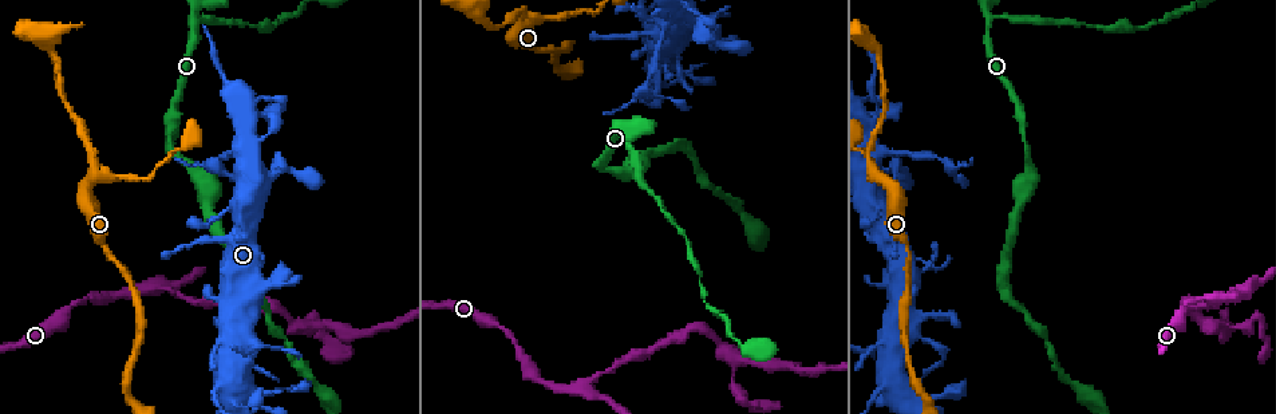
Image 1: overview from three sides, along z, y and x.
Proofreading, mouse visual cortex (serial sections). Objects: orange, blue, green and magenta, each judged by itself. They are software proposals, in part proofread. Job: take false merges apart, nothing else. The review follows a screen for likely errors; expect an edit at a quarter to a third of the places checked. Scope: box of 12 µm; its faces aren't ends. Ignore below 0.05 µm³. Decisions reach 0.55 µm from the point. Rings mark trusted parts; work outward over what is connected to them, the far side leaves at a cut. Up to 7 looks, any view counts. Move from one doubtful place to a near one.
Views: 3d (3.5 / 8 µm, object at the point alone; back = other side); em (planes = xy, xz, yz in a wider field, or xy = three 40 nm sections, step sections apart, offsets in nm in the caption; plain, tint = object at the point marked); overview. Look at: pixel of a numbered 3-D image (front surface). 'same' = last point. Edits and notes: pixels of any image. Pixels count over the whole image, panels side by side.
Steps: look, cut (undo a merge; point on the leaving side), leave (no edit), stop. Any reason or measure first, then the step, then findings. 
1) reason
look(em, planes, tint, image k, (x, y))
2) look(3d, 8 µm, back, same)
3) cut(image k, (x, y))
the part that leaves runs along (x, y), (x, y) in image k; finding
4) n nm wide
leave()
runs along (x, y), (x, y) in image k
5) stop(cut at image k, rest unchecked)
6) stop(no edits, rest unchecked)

branch point
look(3d, 3.5 µm, image 1, (150, 288))

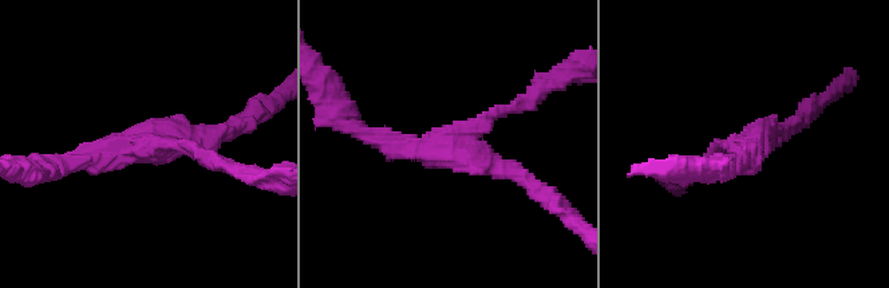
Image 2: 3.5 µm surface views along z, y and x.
shape alone is not enough
look(em, xy, step 1, tint, image 2, (454, 148))

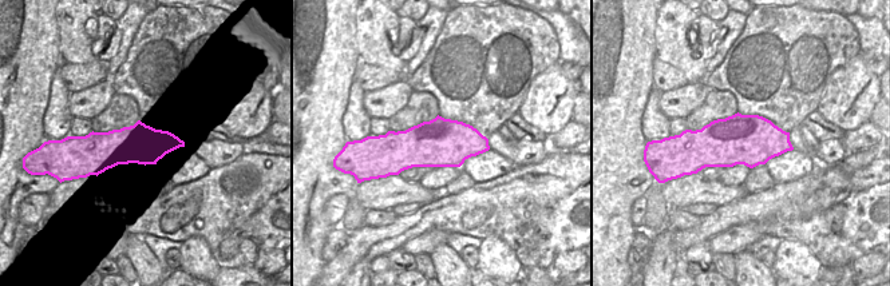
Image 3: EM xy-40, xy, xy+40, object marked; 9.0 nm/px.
cut(image 2, (518, 103))
the part that leaves runs along (473, 133), (575, 71) in image 2; a second cell is stuck on

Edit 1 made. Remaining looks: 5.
side arm on a straight run
look(3d, 3.5 µm, image 1, (526, 19))

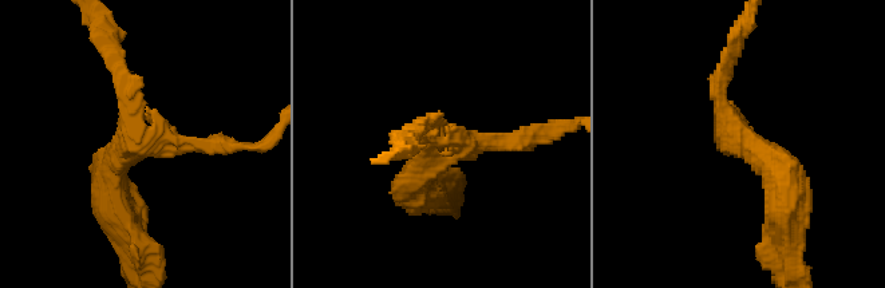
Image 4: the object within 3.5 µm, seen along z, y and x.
now the EM
look(em, xy, step 3, tint, image 4, (129, 143))

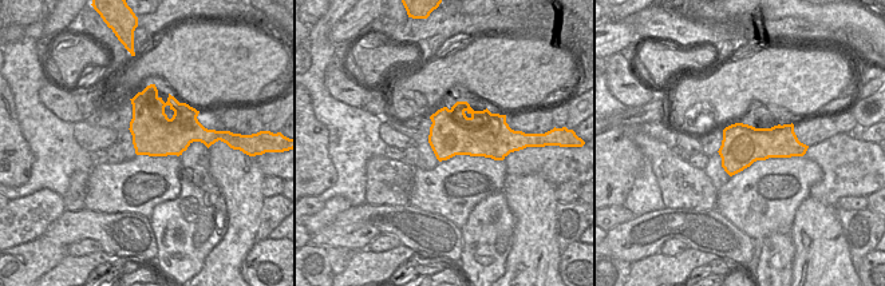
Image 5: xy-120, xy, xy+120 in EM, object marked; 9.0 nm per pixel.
leave()
runs along (787, 206), (787, 178), (729, 129), (726, 67) in image 4; continuous, no second cell

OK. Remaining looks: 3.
sharp bend
look(3d, 3.5 µm, back, image 1, (878, 116))

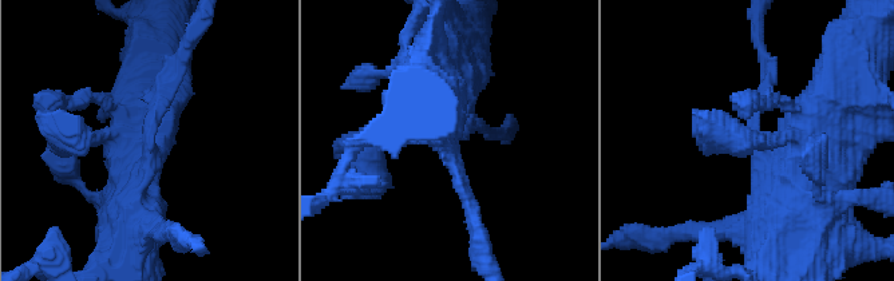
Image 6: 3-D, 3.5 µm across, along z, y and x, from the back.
look(em, xy, step 3, tint, image 6, (147, 137))

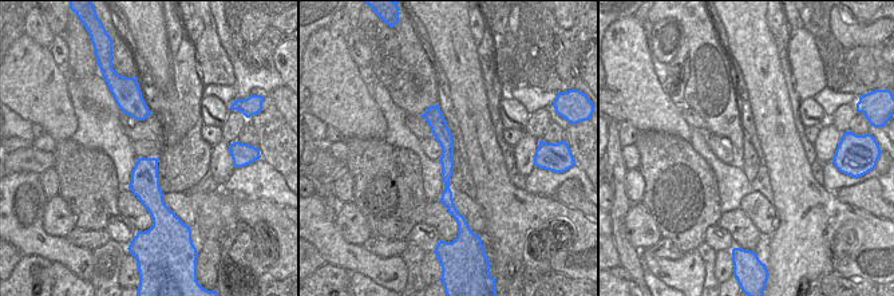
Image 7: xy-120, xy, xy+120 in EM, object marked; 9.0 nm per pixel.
look(em, planes, tint, same)

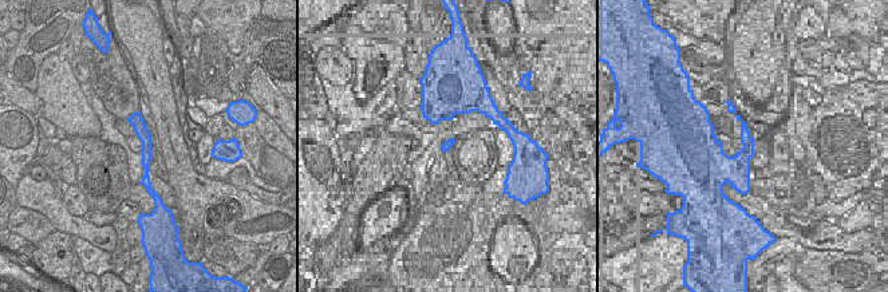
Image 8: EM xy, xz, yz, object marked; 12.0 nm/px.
arms of 200, 600 nm
leave()
all the same cell

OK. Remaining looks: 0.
stop(cut at image 2, rest unchecked)

